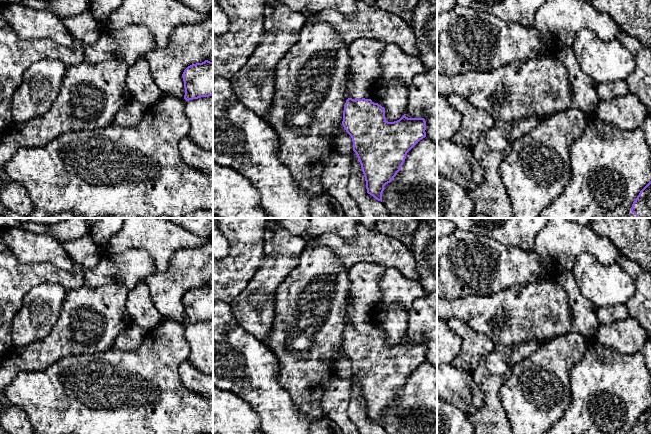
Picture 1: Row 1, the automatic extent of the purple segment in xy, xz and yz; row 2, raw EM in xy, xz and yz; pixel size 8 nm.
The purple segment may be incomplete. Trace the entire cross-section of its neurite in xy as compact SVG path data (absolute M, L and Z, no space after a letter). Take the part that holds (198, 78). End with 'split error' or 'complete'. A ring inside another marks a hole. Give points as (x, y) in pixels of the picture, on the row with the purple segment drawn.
M205 60L188 66L182 78L186 101L213 95L213 62Z | complete

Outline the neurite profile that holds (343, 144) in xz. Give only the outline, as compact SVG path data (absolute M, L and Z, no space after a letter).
M345 129L338 136L334 137L331 144L332 149L340 154L351 155L353 152L352 138Z

